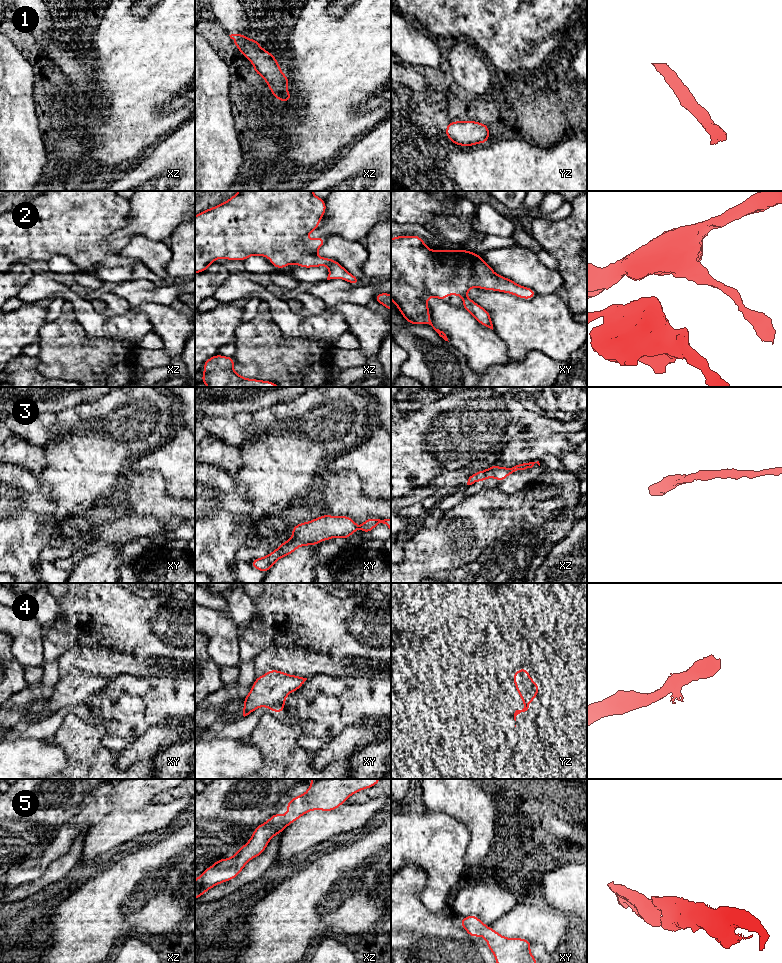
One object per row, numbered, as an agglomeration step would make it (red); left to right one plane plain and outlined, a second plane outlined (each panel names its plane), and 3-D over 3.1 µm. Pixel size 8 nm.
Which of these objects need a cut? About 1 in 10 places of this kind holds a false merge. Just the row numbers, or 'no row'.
no row

